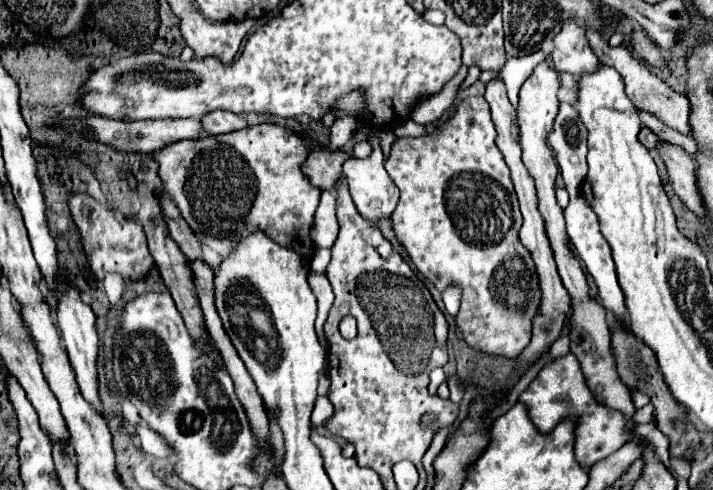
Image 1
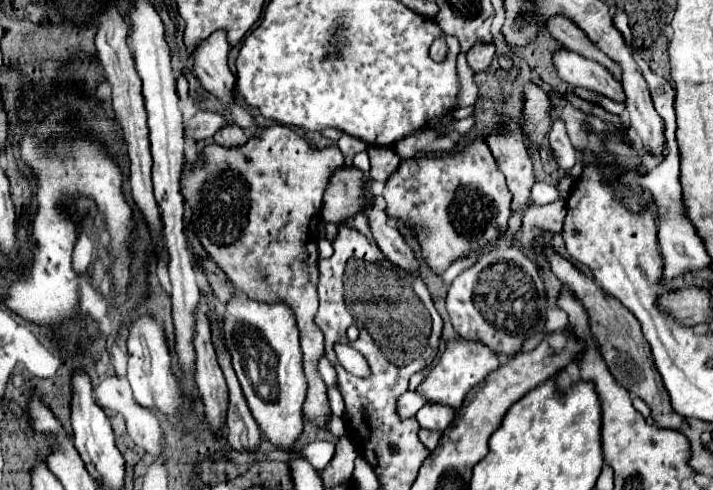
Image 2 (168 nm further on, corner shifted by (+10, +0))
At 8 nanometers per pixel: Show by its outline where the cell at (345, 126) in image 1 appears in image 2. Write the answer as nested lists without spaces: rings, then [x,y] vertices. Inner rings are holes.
[[[272,125],[272,127],[266,127],[262,129],[262,139],[250,139],[246,143],[246,147],[234,147],[234,149],[228,149],[228,147],[218,147],[218,145],[206,145],[202,153],[198,153],[196,161],[194,163],[188,163],[186,161],[186,171],[182,175],[182,193],[184,193],[184,199],[188,203],[188,215],[190,215],[190,223],[194,227],[194,231],[198,231],[198,239],[202,243],[202,247],[206,247],[208,255],[218,263],[220,269],[224,269],[224,273],[228,275],[228,279],[234,283],[234,287],[238,291],[242,291],[244,295],[248,295],[250,299],[254,301],[260,301],[260,303],[286,303],[292,311],[294,311],[294,317],[296,317],[296,325],[298,325],[298,333],[300,333],[300,349],[302,349],[302,367],[304,367],[304,375],[306,375],[306,381],[308,381],[308,389],[306,389],[306,399],[304,399],[304,405],[302,405],[302,413],[306,417],[308,423],[312,423],[316,429],[326,429],[326,423],[330,419],[330,403],[328,403],[328,389],[326,389],[326,383],[322,381],[320,373],[318,373],[318,361],[320,357],[324,355],[324,339],[322,339],[322,333],[318,331],[318,327],[314,327],[314,315],[316,315],[316,309],[318,309],[318,297],[316,297],[316,285],[318,285],[318,249],[316,245],[316,219],[322,211],[322,197],[324,197],[324,191],[330,183],[330,177],[334,175],[334,171],[338,171],[344,163],[344,155],[342,151],[332,145],[332,147],[326,147],[326,149],[314,149],[310,147],[300,135],[296,135],[290,127],[284,127],[284,125]]]

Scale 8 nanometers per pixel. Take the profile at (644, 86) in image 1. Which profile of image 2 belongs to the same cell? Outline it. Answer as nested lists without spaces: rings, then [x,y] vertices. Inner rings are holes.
[[[552,15],[546,21],[546,29],[552,33],[554,39],[564,43],[570,51],[574,51],[586,59],[602,63],[618,79],[618,67],[614,67],[614,63],[610,63],[610,59],[606,59],[606,55],[602,55],[594,47],[594,43],[586,37],[586,33],[572,19],[568,19],[566,15]]]

